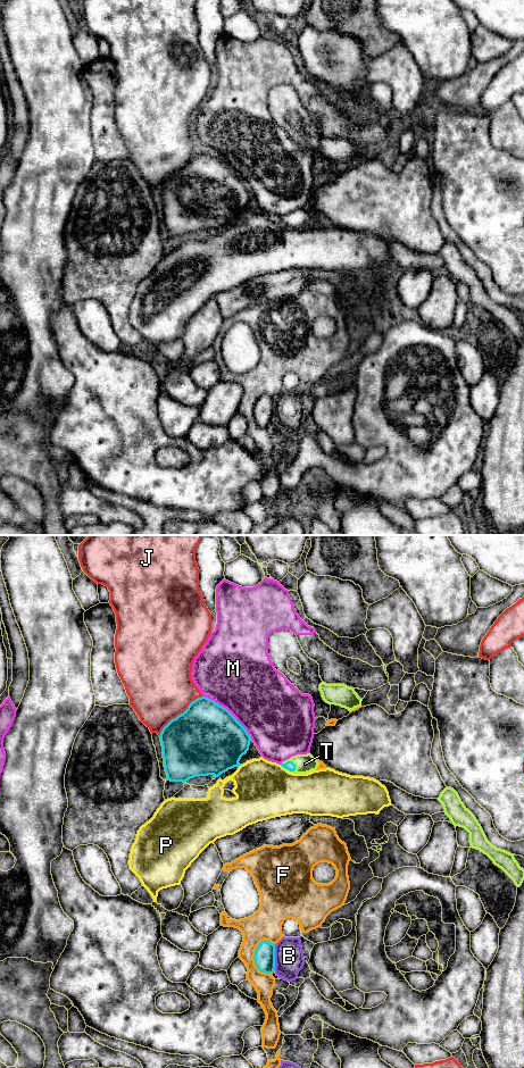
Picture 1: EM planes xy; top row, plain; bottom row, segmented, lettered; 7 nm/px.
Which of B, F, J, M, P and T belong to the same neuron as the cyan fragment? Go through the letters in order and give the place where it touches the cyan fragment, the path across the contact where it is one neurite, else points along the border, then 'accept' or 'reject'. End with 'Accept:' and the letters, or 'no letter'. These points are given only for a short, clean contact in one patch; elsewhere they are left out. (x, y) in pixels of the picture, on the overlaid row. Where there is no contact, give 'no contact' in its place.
B: xy (274, 957) | reject
F: xy (255, 961) | reject
J: xy (181, 714) | reject
M: xy (230, 712) | reject
P: xy (283, 767) | reject
T: xy (291, 761) | across xy (290, 766), (291, 761), (305, 764) | accept
Accept: T

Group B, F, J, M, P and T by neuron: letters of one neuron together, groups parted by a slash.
B / F / J / M / P / T

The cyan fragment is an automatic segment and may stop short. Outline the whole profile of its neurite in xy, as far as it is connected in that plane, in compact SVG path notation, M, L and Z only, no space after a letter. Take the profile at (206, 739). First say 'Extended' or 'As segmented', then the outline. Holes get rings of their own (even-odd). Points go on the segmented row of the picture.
As segmented. M201 696L172 719L160 733L166 781L183 782L197 776L221 774L241 766L241 757L249 750L251 737L247 729L224 707Z

